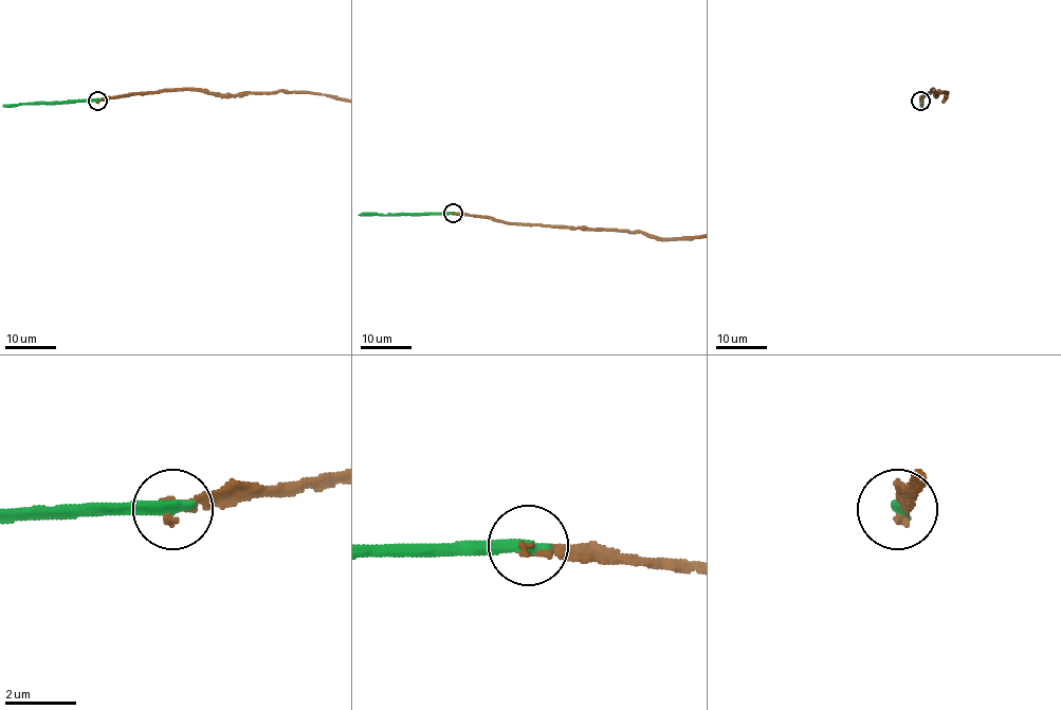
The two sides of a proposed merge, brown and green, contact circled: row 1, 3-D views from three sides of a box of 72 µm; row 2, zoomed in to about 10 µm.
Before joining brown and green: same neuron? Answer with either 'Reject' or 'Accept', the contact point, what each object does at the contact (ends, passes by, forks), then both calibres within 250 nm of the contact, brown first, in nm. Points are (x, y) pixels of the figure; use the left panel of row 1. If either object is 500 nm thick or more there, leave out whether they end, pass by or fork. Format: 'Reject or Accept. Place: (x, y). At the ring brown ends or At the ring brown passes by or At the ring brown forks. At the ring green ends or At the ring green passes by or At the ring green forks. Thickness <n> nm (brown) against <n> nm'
Accept. Place: (97, 101). At the ring brown ends. At the ring green ends. Thickness 240 nm (brown) against 360 nm

